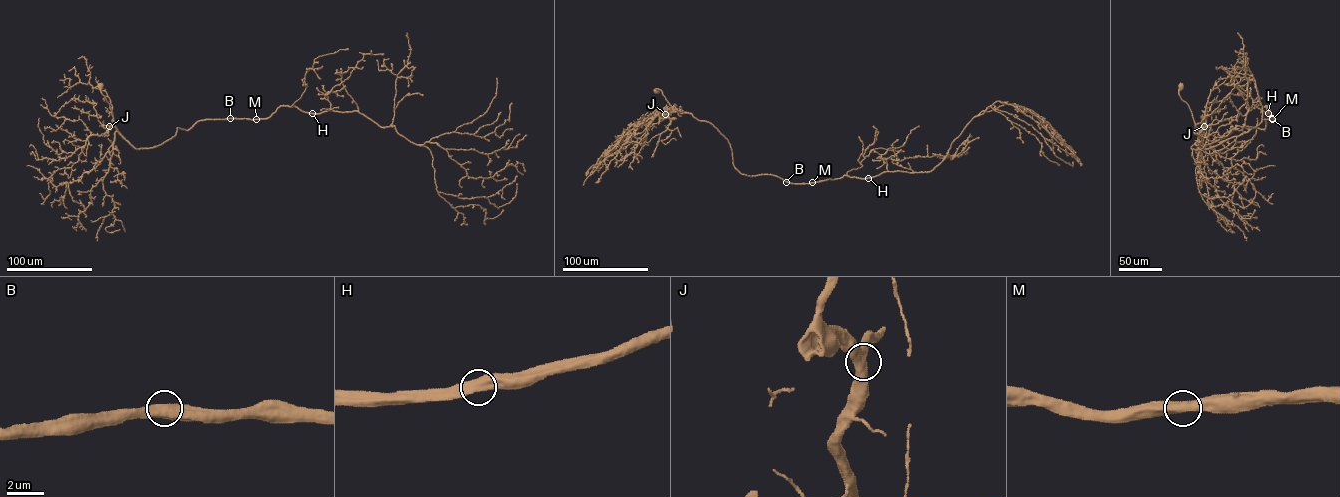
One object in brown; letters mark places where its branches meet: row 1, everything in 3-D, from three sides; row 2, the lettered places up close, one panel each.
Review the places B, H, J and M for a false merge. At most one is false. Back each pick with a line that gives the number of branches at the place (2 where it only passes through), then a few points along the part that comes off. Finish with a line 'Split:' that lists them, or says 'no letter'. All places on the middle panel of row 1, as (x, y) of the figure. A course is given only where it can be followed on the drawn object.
Split: no letter

